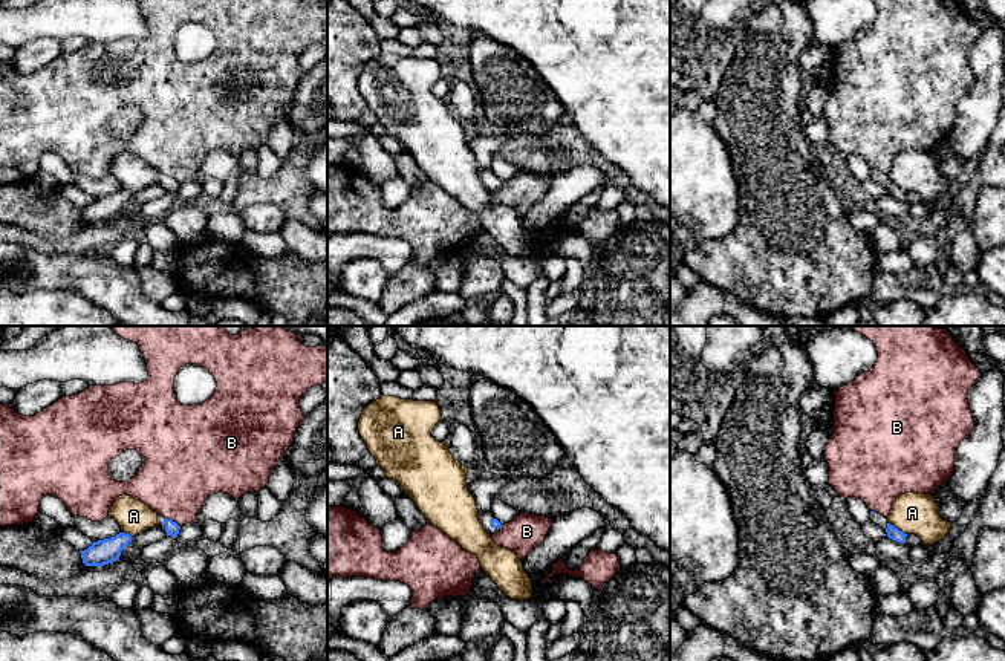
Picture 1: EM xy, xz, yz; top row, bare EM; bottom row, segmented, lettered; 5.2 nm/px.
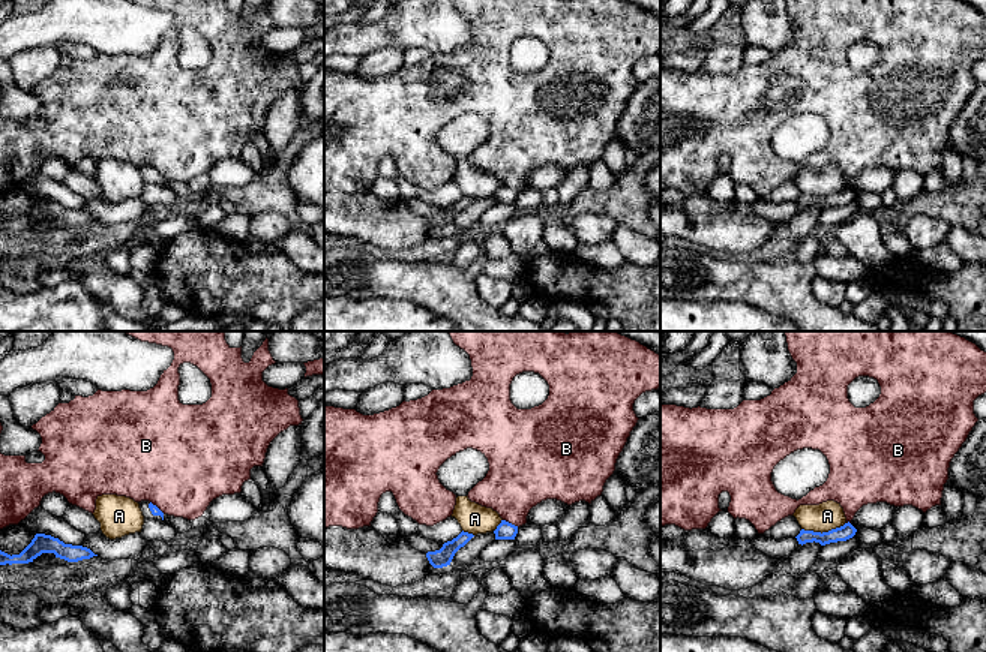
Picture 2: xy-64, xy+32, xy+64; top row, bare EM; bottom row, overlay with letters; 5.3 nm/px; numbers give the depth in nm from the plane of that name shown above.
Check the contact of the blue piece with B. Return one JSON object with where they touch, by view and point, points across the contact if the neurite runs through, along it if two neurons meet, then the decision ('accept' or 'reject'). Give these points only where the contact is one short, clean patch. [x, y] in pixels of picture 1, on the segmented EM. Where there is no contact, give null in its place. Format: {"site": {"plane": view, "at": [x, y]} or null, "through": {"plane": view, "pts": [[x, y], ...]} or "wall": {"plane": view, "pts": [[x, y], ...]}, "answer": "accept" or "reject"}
{"site": {"plane": "xy", "at": [172, 520]}, "answer": "accept"}

